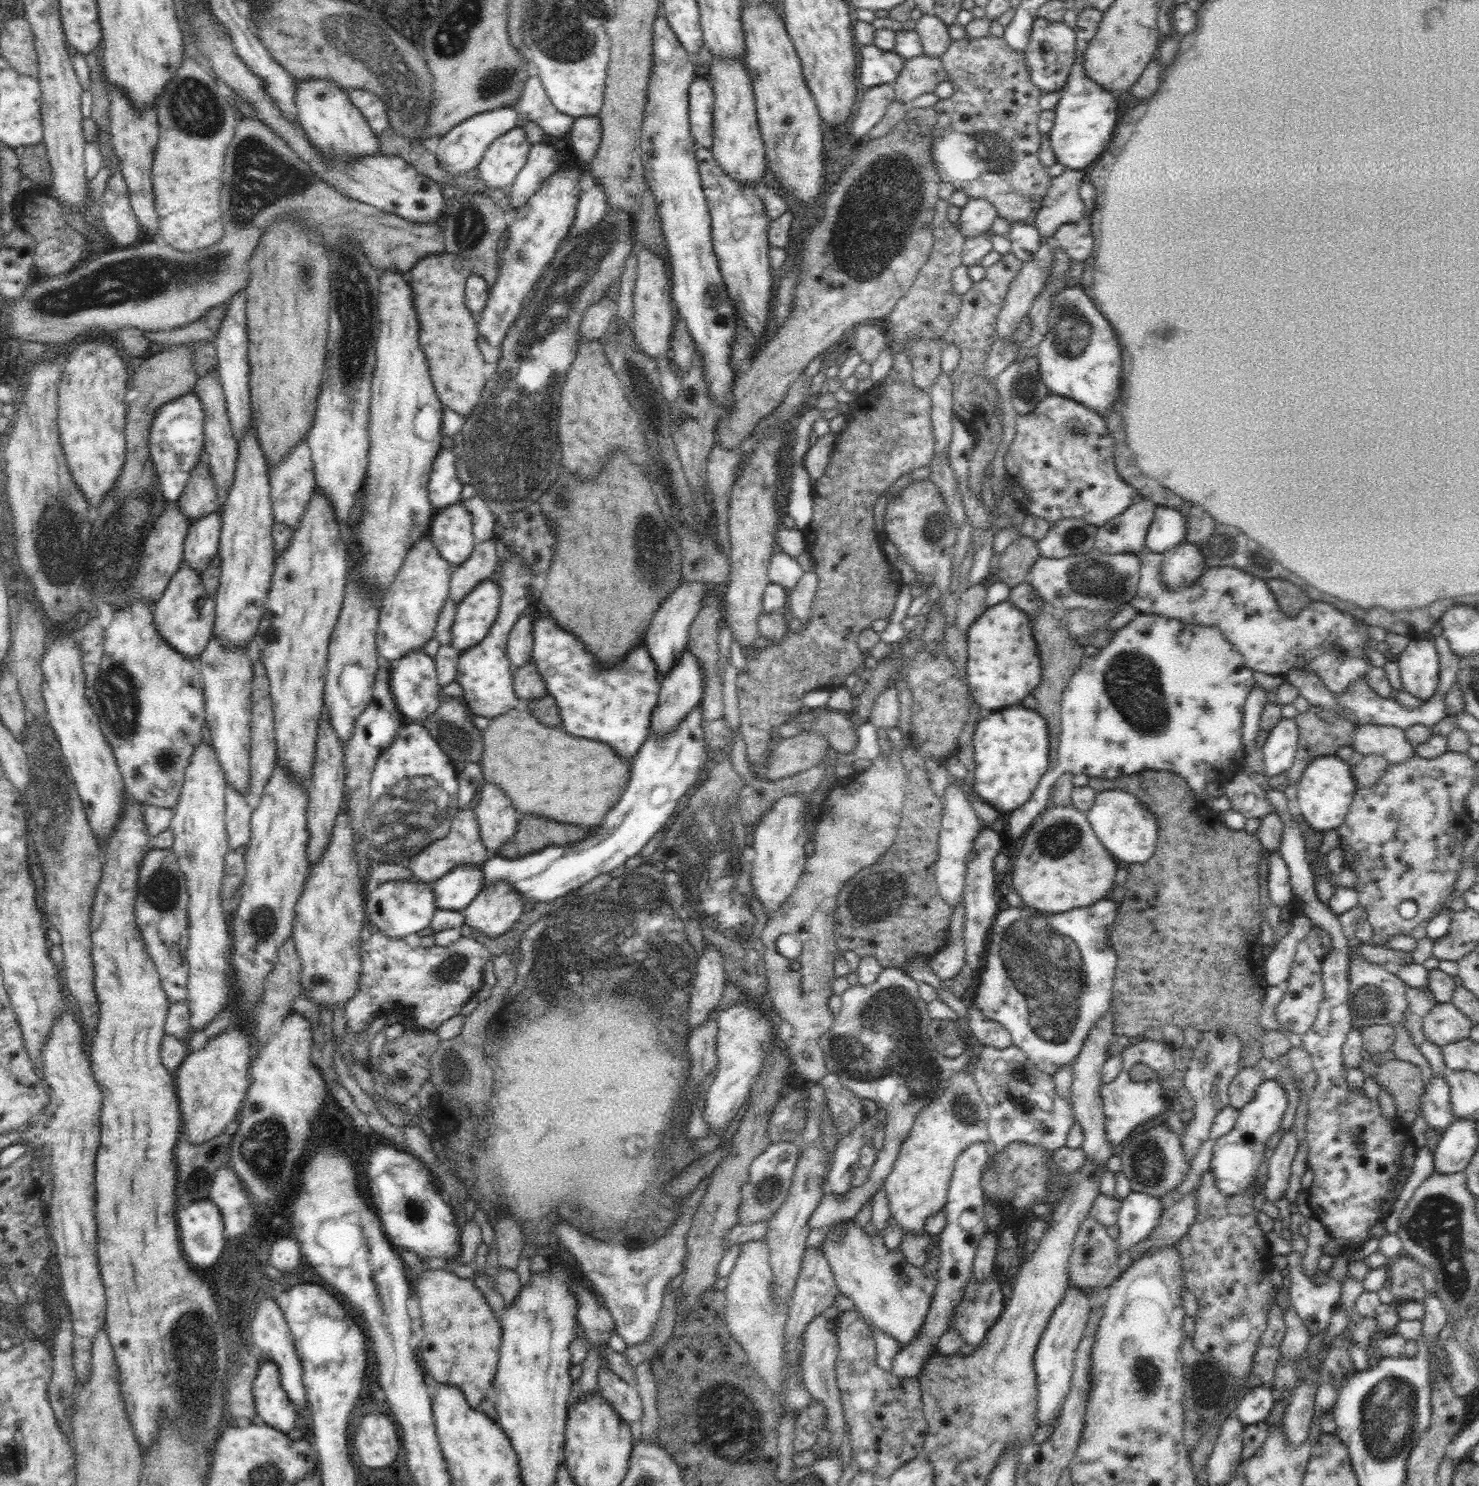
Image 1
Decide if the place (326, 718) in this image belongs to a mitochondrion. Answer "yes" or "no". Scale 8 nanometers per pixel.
no

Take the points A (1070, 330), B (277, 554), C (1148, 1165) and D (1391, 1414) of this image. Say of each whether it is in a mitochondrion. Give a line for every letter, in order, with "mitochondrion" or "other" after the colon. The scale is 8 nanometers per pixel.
A: mitochondrion
B: other
C: mitochondrion
D: mitochondrion

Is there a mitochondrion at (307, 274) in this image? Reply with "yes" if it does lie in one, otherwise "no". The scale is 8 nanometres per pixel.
yes

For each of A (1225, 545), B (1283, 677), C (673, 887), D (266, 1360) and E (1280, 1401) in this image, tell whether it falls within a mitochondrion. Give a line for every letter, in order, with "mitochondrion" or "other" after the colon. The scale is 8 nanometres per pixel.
A: mitochondrion
B: other
C: mitochondrion
D: other
E: other

